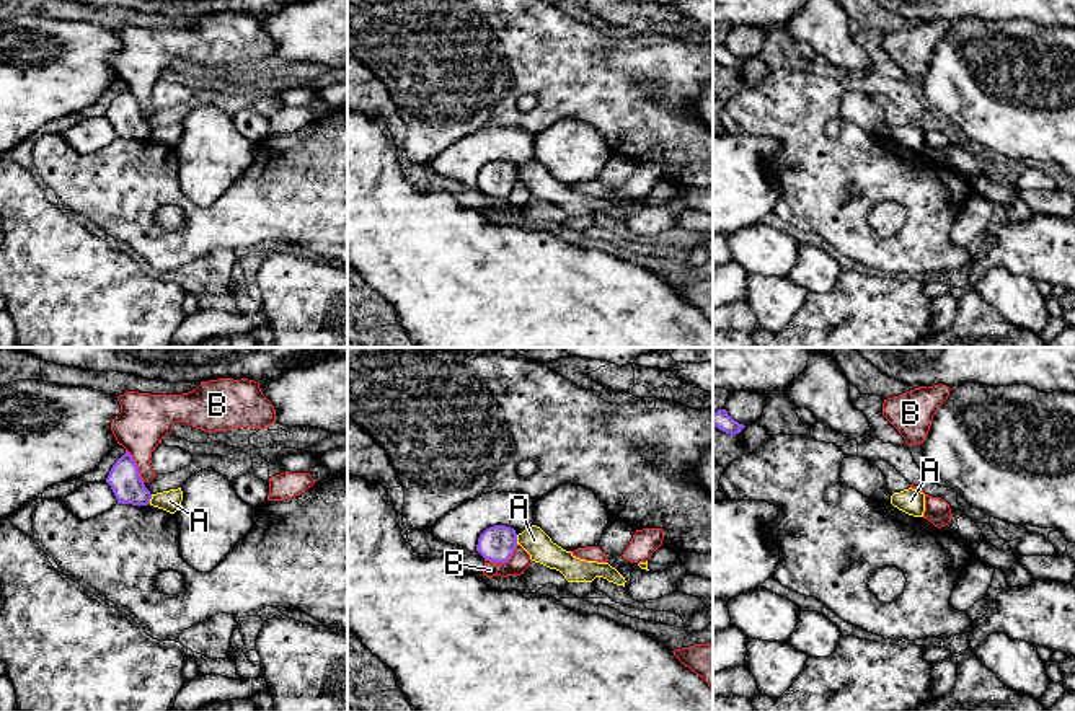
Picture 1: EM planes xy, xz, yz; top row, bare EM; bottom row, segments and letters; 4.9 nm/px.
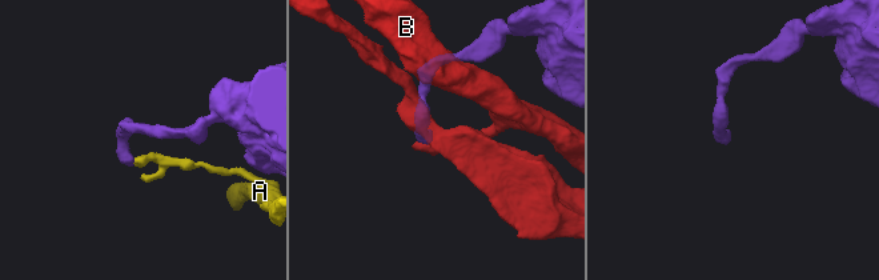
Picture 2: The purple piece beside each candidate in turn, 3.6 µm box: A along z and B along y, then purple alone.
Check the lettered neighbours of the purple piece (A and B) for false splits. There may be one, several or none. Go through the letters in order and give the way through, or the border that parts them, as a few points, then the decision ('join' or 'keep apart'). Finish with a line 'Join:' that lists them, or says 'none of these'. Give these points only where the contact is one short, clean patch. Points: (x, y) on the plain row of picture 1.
A: border xy (152, 129), (149, 137); keep apart
B: keep apart
Join: none of these

